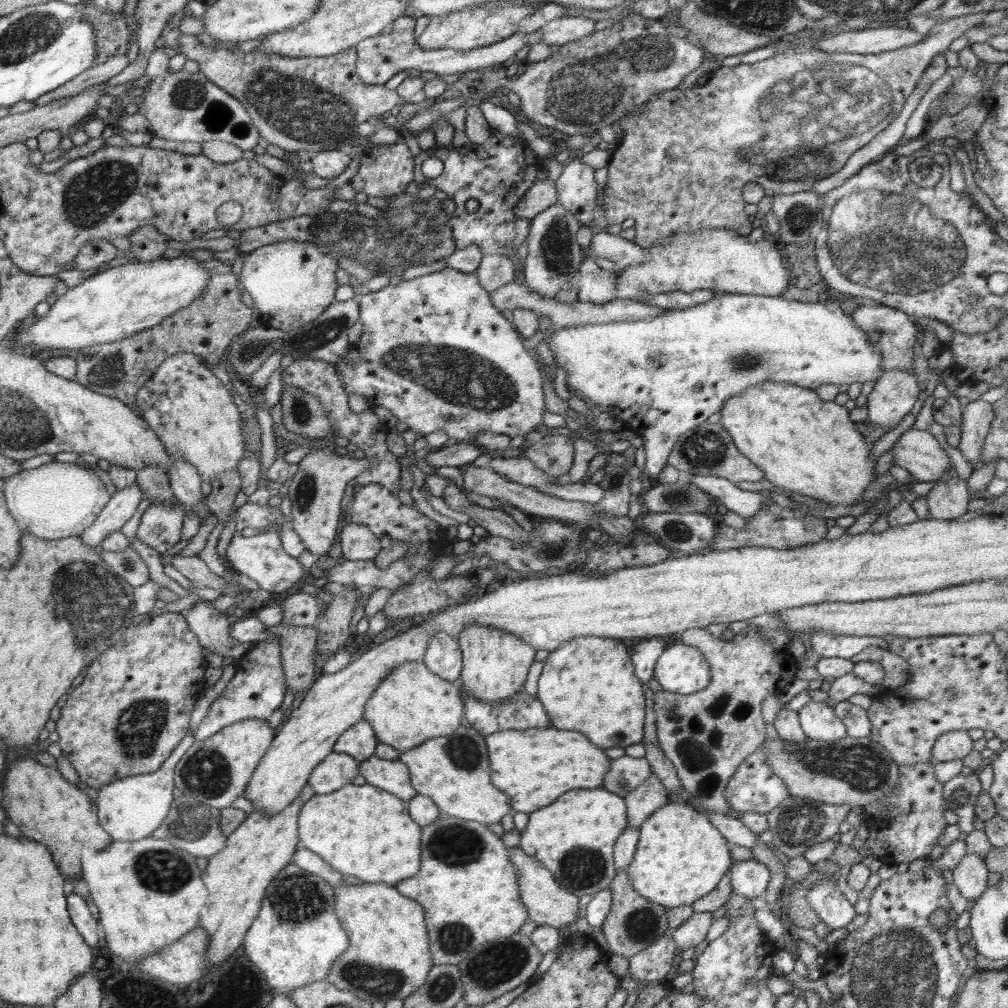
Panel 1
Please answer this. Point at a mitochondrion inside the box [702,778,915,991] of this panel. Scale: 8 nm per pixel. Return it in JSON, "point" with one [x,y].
{"point":[802,821]}

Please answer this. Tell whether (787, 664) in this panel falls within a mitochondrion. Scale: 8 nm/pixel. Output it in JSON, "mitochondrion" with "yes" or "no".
{"mitochondrion":"no"}

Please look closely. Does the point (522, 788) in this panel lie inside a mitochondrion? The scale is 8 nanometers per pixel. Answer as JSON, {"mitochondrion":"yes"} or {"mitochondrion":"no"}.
{"mitochondrion":"no"}

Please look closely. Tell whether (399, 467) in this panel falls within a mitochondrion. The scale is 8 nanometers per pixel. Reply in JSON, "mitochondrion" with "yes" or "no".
{"mitochondrion":"no"}

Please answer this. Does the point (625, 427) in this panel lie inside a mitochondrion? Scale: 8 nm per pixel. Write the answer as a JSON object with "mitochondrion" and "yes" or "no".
{"mitochondrion":"no"}

